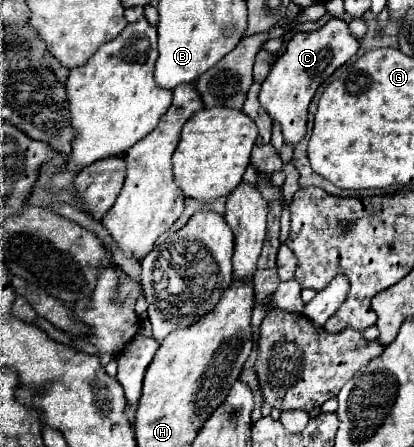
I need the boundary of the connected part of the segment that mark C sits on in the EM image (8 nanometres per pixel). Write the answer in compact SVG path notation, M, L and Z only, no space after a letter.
M330 18L316 32L296 32L286 44L286 52L276 60L268 78L262 82L258 100L264 112L276 122L284 134L284 142L296 146L306 136L308 106L318 86L358 50L358 40L350 36L348 24L342 18Z

